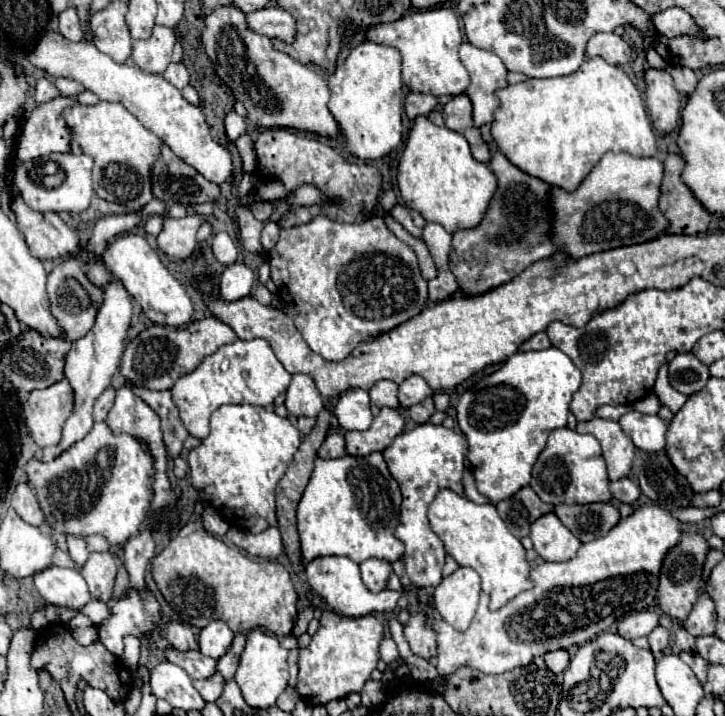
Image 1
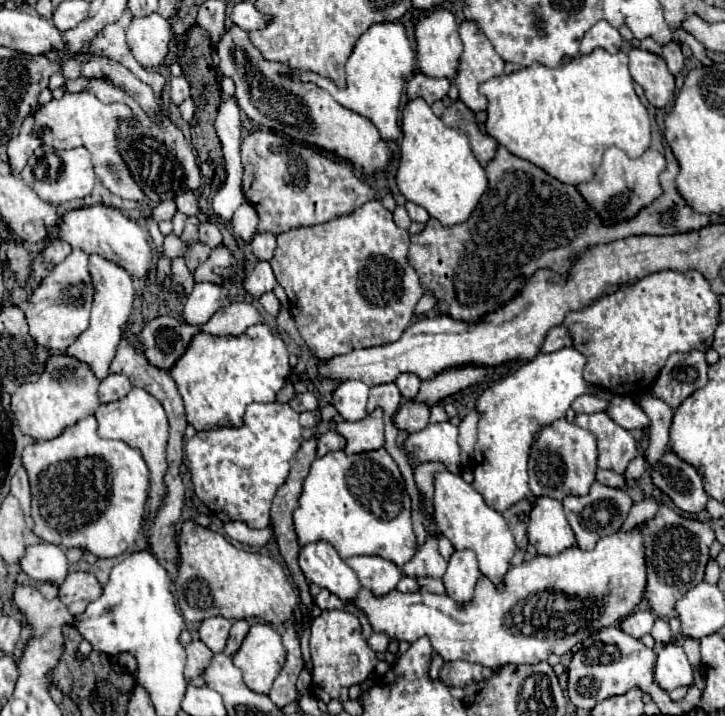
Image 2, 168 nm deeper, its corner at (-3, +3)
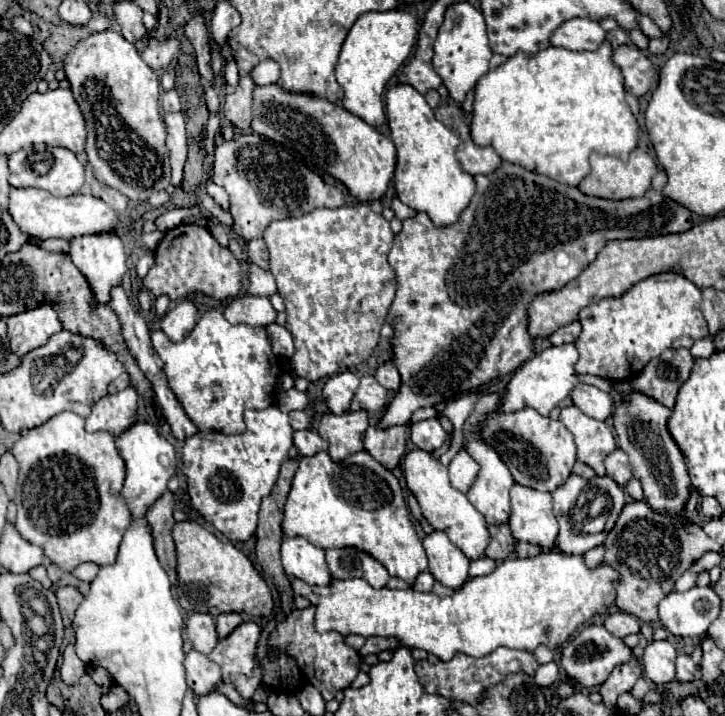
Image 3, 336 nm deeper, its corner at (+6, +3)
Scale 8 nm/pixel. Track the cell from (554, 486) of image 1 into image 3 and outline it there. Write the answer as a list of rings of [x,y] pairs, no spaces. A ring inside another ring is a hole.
[[[523,408],[509,414],[497,410],[489,412],[479,424],[477,434],[501,456],[515,482],[535,490],[553,492],[569,478],[571,468],[577,460],[573,434],[559,420],[545,418],[533,408]]]

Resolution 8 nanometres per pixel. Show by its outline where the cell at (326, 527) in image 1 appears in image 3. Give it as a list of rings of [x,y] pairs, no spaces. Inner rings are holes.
[[[361,450],[353,456],[347,456],[341,462],[333,462],[327,452],[317,452],[315,456],[299,458],[299,468],[293,476],[293,486],[285,502],[283,516],[283,534],[285,536],[303,536],[317,548],[345,548],[355,546],[363,552],[369,552],[373,558],[385,564],[389,576],[401,578],[407,584],[413,584],[419,572],[427,570],[427,556],[421,546],[421,540],[415,532],[415,524],[403,500],[403,490],[399,480],[383,468],[369,452]]]

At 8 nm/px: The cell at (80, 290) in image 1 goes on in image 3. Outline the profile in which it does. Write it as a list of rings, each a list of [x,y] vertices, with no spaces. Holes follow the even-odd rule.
[[[43,304],[23,314],[9,316],[7,318],[9,348],[13,354],[25,356],[29,350],[43,346],[47,338],[59,332],[61,328],[63,326],[57,318],[57,310],[51,304]]]

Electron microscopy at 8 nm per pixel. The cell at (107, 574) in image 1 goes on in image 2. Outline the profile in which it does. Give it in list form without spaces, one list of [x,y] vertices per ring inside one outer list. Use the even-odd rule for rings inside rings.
[[[70,572],[66,580],[60,584],[60,600],[70,608],[74,616],[80,616],[86,610],[86,604],[98,600],[102,596],[102,584],[92,572]]]

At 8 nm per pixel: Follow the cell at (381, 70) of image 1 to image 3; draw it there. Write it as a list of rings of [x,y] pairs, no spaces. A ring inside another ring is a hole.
[[[389,10],[389,12],[365,12],[351,26],[339,62],[335,66],[335,78],[343,88],[343,108],[351,114],[359,116],[371,126],[381,126],[385,122],[383,112],[383,92],[395,70],[407,60],[415,46],[417,38],[417,22],[405,10]]]

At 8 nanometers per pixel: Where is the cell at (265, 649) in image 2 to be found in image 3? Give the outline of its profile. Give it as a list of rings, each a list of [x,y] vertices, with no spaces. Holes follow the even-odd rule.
[[[255,622],[239,624],[227,638],[217,640],[209,660],[217,662],[223,672],[223,682],[233,684],[243,698],[251,698],[261,684],[261,670],[255,662],[259,626]]]

